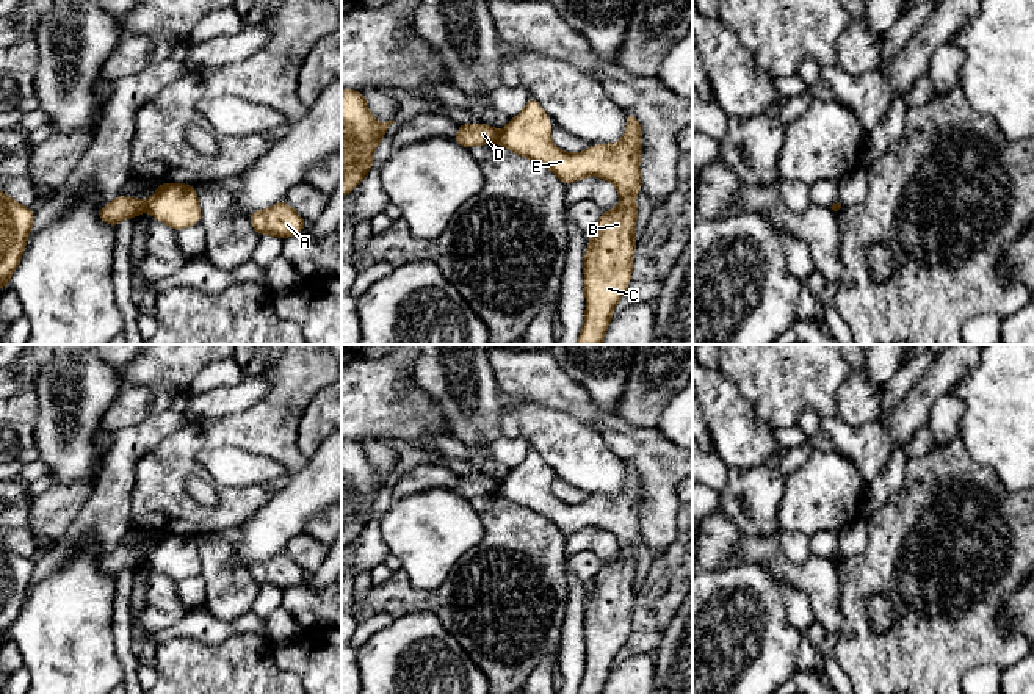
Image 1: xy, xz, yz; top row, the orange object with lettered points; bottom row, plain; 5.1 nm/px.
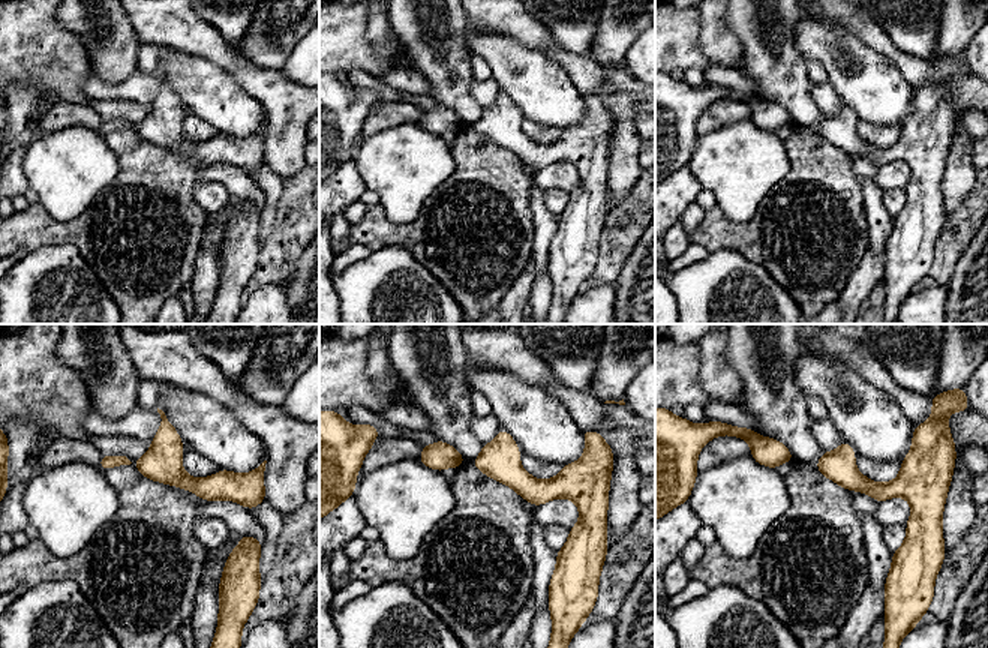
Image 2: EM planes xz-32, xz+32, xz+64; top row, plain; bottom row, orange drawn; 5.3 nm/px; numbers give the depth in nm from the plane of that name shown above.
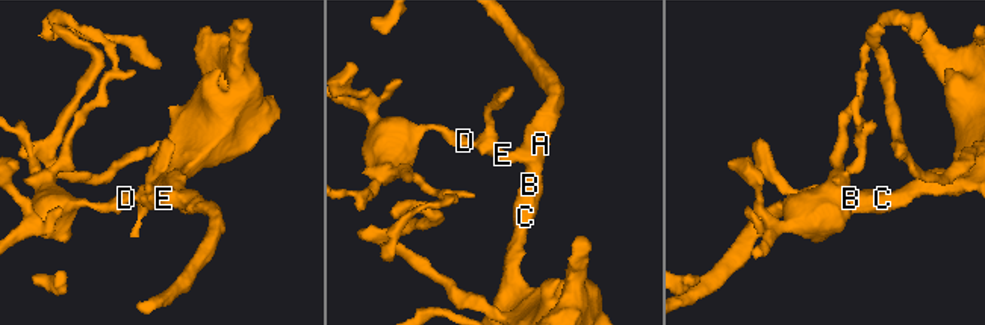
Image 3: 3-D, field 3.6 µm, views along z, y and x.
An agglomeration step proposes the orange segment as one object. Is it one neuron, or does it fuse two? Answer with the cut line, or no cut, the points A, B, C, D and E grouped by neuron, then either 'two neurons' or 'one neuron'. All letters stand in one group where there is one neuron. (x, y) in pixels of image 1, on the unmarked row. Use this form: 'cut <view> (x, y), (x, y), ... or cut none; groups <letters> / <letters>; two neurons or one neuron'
cut xz (498, 484), (495, 492); groups A B C E / D; two neurons

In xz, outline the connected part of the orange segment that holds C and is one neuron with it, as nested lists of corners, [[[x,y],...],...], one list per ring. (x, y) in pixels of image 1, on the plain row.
[[[530,446],[523,462],[509,472],[497,490],[506,500],[547,517],[564,536],[597,526],[613,533],[619,544],[622,556],[603,562],[589,587],[583,614],[586,669],[578,694],[602,694],[614,656],[631,631],[642,483],[634,464],[625,462],[625,467],[625,487],[617,495],[597,495],[583,504],[566,504],[550,492],[550,468]]]

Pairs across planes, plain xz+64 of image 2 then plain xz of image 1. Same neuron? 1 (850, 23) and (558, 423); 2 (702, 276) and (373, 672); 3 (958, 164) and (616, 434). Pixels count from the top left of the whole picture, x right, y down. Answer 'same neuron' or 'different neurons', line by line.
1: different neurons
2: same neuron
3: same neuron

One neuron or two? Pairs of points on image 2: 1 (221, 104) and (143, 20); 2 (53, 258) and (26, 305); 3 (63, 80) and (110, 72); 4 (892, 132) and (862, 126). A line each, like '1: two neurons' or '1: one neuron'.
1: two neurons
2: one neuron
3: two neurons
4: one neuron

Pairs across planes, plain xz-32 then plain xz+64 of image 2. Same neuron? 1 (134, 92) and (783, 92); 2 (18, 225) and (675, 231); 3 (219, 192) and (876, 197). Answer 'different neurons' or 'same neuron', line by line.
1: different neurons
2: different neurons
3: different neurons

